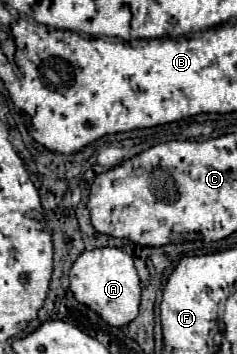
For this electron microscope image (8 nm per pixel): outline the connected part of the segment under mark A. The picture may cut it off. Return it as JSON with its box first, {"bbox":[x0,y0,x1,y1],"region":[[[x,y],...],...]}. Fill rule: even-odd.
{"bbox":[69,247,141,327],"region":[[[99,247],[83,251],[69,271],[69,281],[71,281],[69,289],[75,295],[75,299],[93,309],[105,323],[113,327],[123,327],[137,317],[141,283],[129,253],[115,247]]]}

